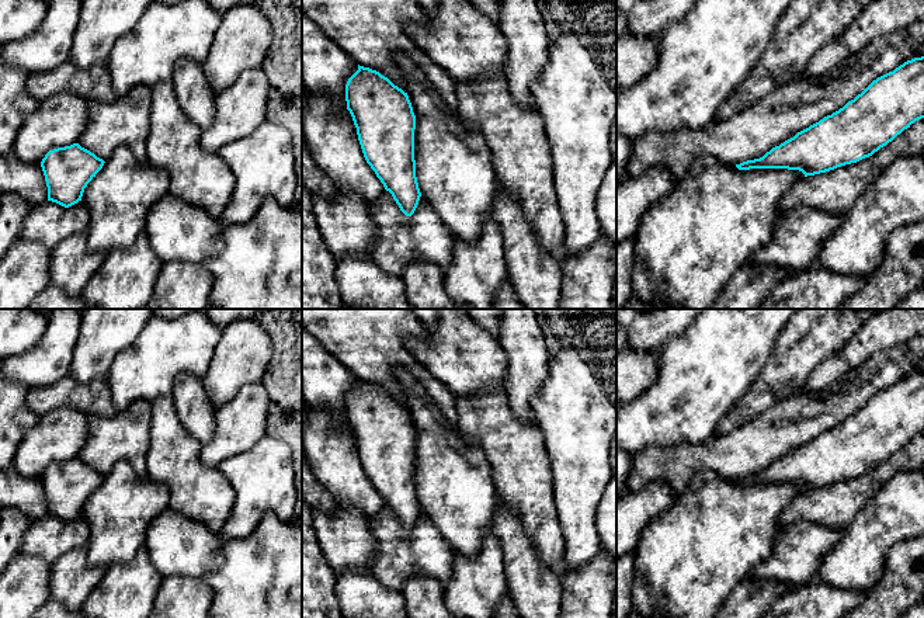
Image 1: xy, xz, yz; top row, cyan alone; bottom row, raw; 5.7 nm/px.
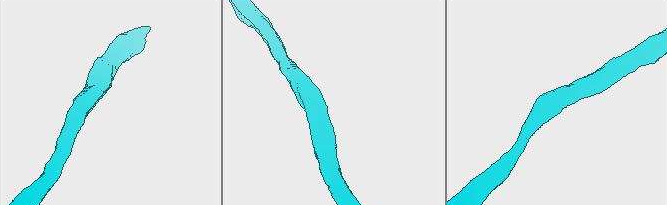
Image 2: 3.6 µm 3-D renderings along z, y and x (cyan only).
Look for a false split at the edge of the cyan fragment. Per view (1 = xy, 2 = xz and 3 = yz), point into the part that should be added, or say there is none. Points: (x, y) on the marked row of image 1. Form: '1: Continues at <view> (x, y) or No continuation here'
1: No continuation here
2: No continuation here
3: No continuation here

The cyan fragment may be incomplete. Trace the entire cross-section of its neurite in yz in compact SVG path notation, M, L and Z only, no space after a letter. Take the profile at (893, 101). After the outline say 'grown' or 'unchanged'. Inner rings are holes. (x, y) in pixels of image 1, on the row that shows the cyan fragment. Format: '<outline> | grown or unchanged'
M924 56L873 80L843 108L739 170L788 169L814 176L857 163L924 118Z | unchanged

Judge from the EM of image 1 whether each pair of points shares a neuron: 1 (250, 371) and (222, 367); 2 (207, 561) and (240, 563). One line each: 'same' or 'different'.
1: same
2: different

